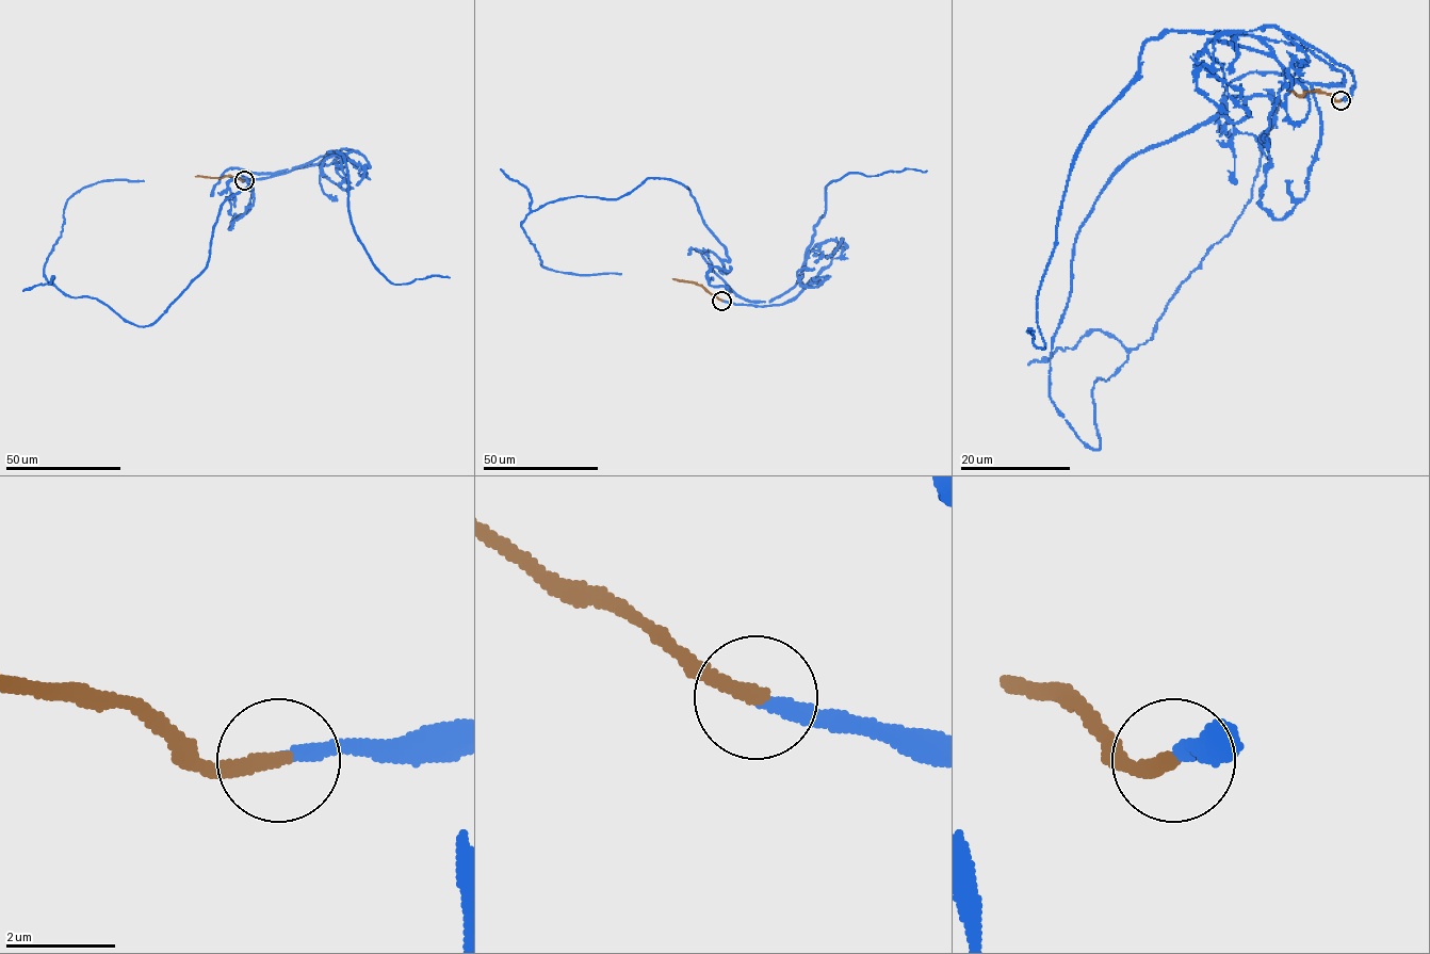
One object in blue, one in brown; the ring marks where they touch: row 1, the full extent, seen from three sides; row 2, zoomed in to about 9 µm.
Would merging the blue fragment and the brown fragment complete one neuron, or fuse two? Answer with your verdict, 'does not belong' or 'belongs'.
belongs

